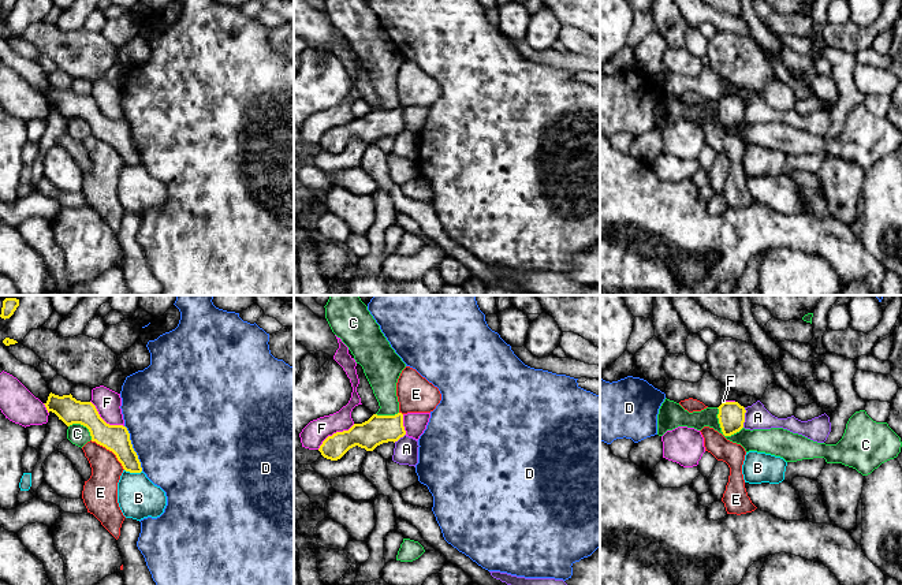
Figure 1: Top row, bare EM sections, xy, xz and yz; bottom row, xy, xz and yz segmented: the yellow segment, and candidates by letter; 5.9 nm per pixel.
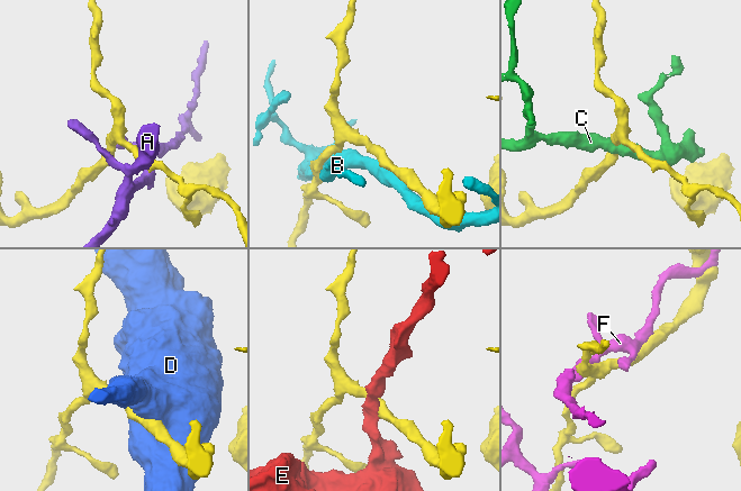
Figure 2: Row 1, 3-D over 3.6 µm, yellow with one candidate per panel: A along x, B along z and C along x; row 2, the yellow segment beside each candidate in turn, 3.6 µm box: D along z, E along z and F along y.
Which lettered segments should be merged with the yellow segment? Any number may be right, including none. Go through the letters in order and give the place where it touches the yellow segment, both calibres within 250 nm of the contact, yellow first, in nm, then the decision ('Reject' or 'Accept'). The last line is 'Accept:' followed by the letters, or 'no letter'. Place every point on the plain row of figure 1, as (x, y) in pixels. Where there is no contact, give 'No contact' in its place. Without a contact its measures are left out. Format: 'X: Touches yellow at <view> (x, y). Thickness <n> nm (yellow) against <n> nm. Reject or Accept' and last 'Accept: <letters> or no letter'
A: Touches yellow at yz (744, 111). Thickness 160 nm (yellow) against 140 nm. Reject
B: Touches yellow at xy (133, 166). Thickness 160 nm (yellow) against 240 nm. Reject
C: Touches yellow at yz (722, 125). Thickness 160 nm (yellow) against 140 nm. Reject
D: Touches yellow at xy (133, 142). Thickness 160 nm (yellow) against 480 nm. Reject
E: Touches yellow at xy (110, 144). Thickness 160 nm (yellow) against 200 nm. Reject
F: Touches yellow at xy (103, 114). Thickness 160 nm (yellow) against 150 nm. Reject
Accept: no letter

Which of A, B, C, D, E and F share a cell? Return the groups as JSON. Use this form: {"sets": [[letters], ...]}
{"sets": [["A"], ["B"], ["C"], ["D"], ["E"], ["F"]]}

